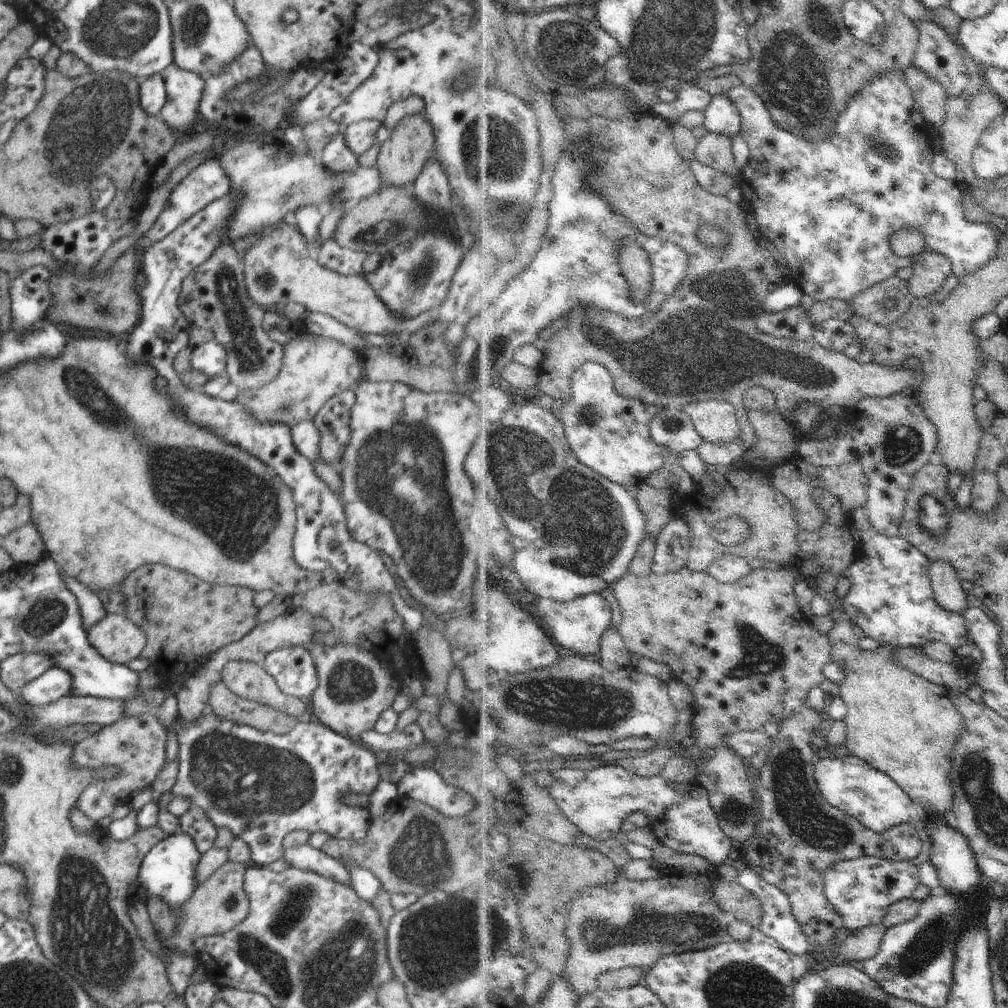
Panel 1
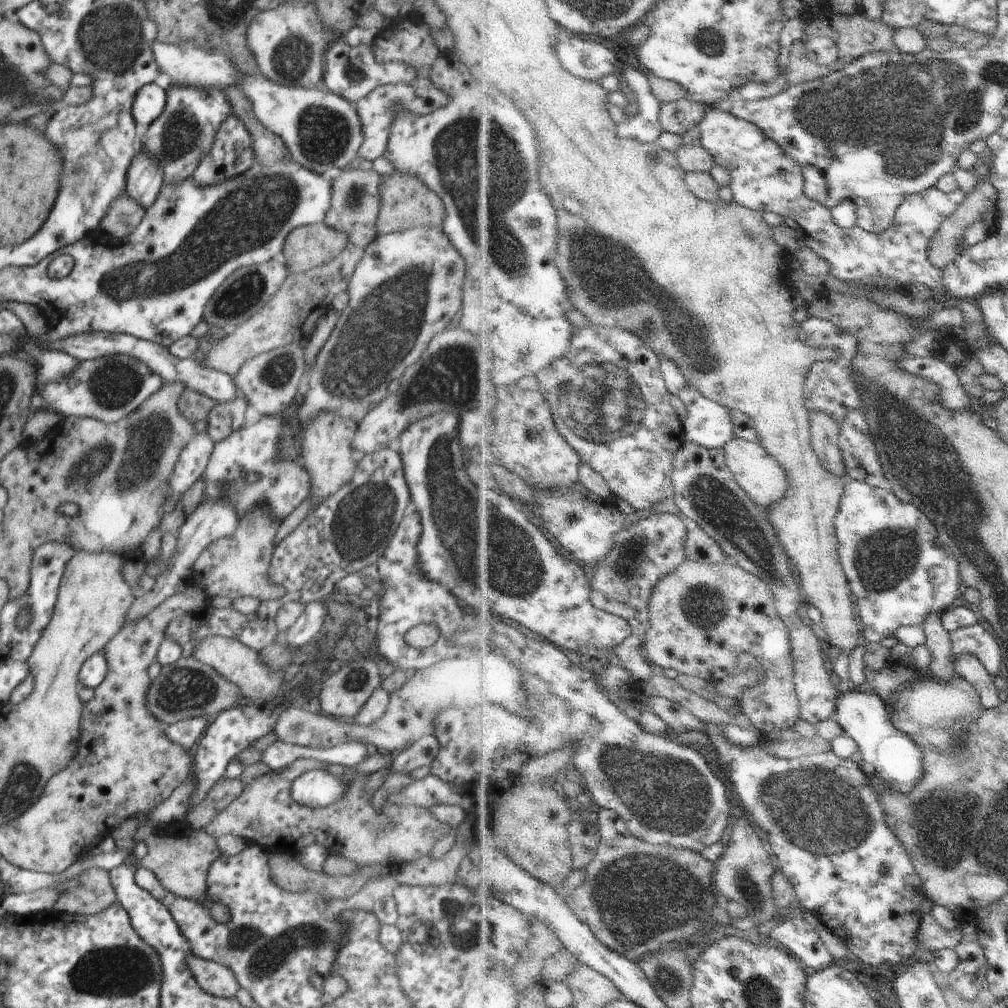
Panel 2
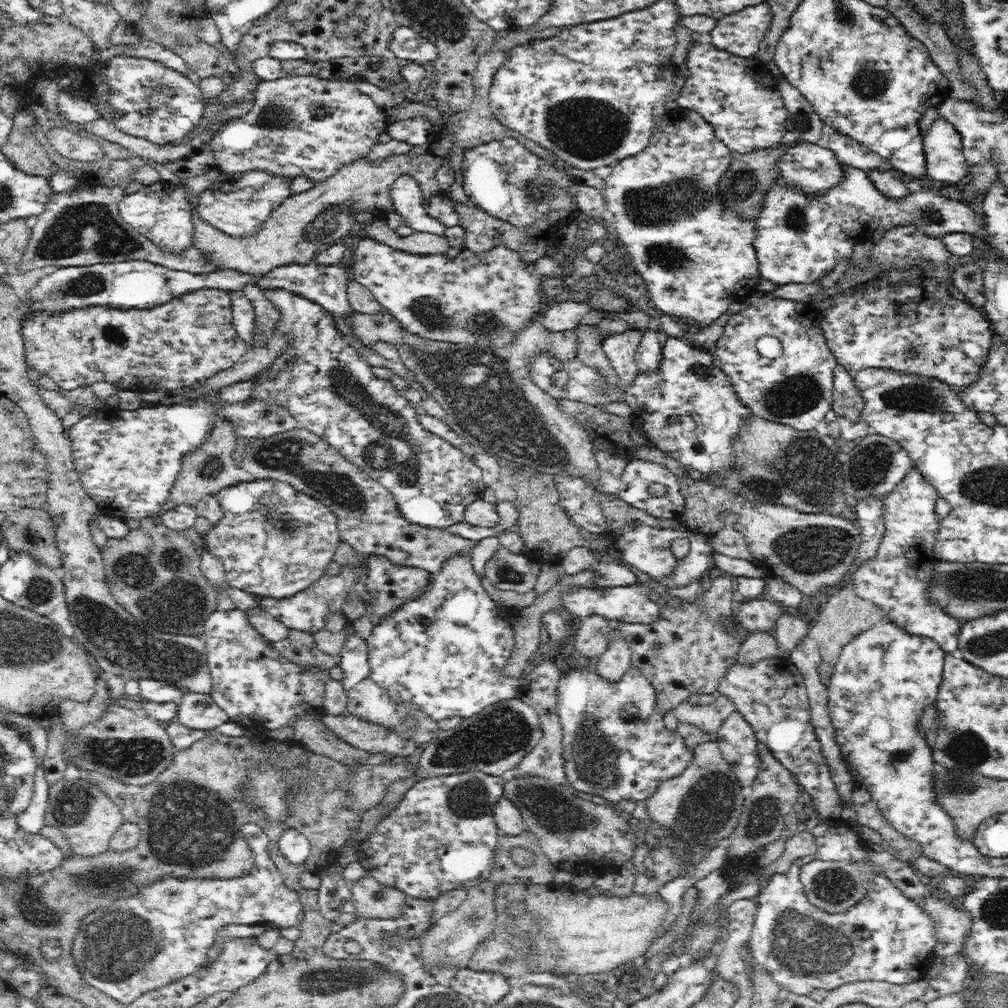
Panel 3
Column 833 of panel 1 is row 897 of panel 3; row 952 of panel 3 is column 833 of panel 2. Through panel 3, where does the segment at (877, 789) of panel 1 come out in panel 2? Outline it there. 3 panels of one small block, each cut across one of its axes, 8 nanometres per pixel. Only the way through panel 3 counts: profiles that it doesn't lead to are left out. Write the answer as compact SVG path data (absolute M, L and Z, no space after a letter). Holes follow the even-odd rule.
M706 723L705 732L715 745L718 758L721 761L721 768L727 773L727 776L734 784L735 790L741 799L742 810L749 817L754 818L760 828L769 836L769 842L775 852L774 857L778 861L780 867L794 884L798 896L805 904L808 911L820 918L820 921L828 927L833 933L837 934L844 943L849 947L851 956L859 958L868 964L884 964L891 962L892 964L906 962L910 958L914 958L914 954L921 948L919 947L919 932L921 930L922 920L925 919L926 912L922 912L922 904L926 904L926 893L921 873L917 871L917 866L913 863L912 854L901 843L901 838L893 831L889 822L885 809L885 805L881 802L883 797L881 793L873 787L869 782L869 776L862 769L858 762L848 758L841 758L836 752L830 751L819 755L810 755L797 759L782 759L774 753L767 751L762 744L743 746L736 744L732 740L728 740L728 734L724 732L722 725L714 723ZM882 866L887 867L887 872L882 872Z

